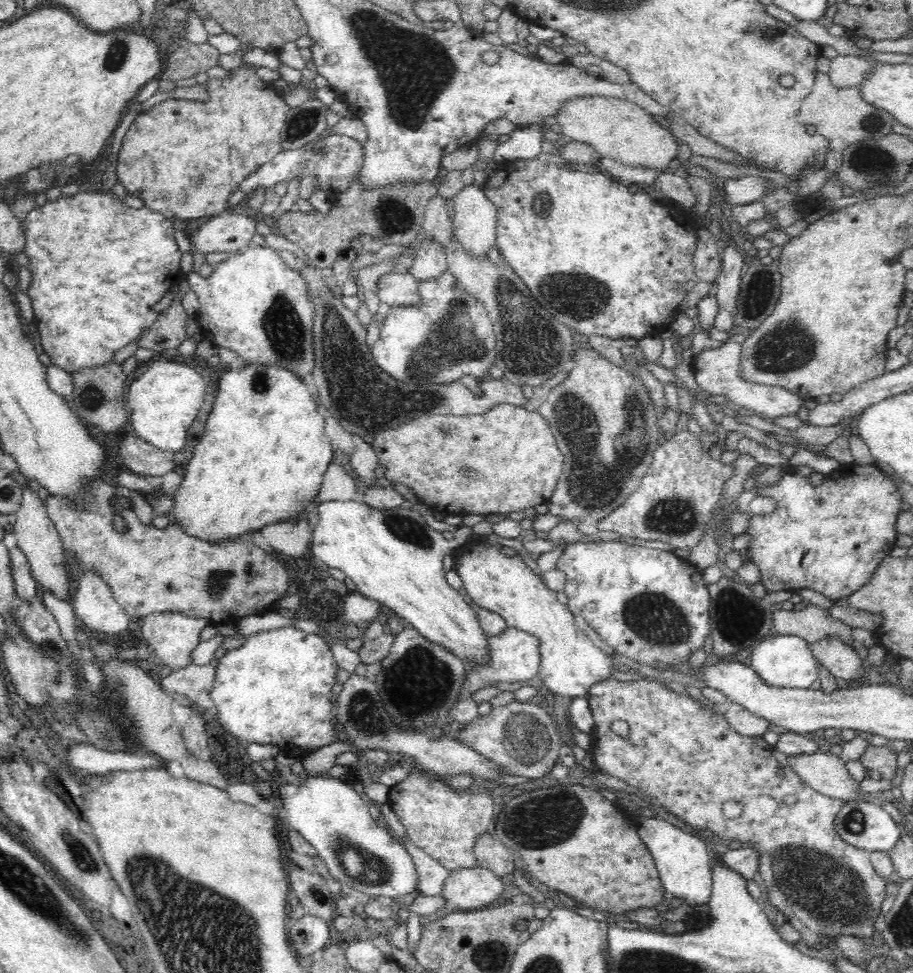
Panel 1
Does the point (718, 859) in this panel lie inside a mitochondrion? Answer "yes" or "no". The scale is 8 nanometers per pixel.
no

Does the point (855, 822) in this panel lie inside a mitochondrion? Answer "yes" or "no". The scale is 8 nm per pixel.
yes

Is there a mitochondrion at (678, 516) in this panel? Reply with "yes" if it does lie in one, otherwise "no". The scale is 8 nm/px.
yes

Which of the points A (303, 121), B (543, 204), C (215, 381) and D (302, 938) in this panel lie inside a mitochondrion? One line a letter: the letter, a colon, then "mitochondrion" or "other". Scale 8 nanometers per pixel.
A: mitochondrion
B: mitochondrion
C: other
D: mitochondrion

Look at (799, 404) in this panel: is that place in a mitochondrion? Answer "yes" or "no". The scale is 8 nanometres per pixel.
no

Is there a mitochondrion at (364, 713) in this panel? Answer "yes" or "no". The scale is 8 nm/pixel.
yes

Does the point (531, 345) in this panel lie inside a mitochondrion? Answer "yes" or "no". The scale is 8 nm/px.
yes

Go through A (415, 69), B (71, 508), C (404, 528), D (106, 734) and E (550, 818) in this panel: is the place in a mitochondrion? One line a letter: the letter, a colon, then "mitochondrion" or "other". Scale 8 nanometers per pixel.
A: mitochondrion
B: other
C: mitochondrion
D: mitochondrion
E: mitochondrion

